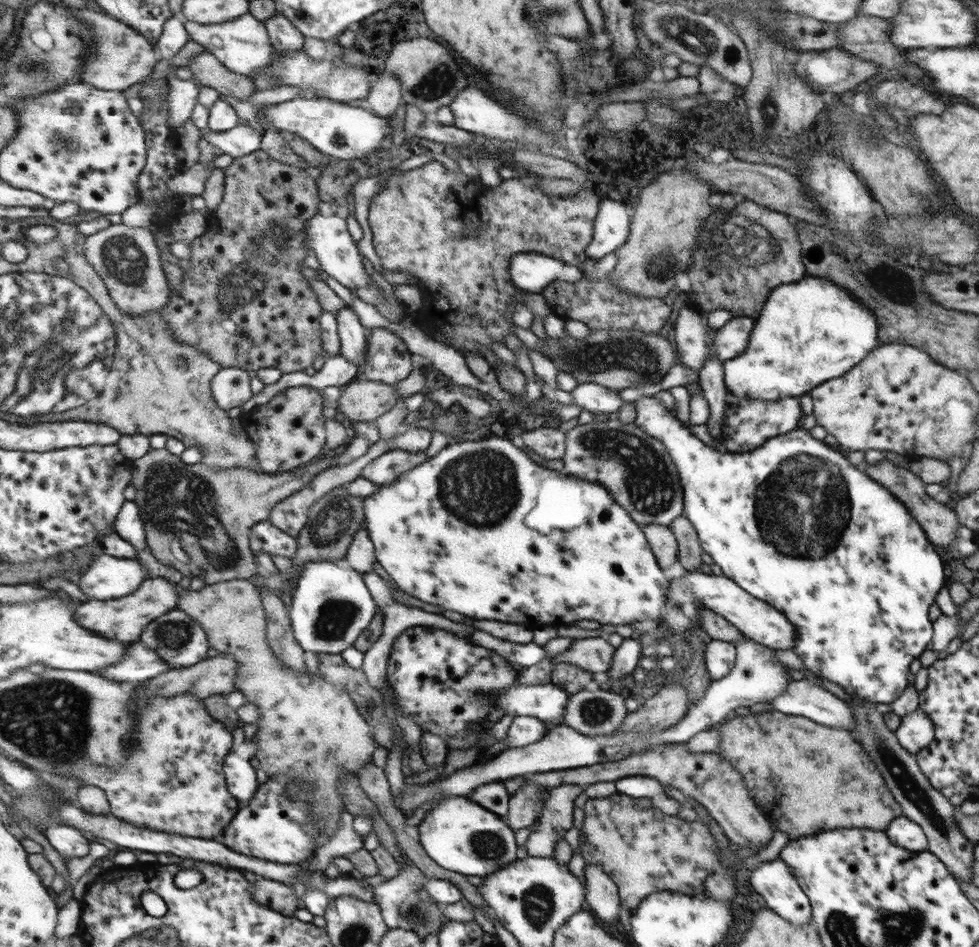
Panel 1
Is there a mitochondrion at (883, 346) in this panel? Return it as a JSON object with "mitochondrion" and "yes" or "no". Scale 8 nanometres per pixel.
{"mitochondrion":"no"}

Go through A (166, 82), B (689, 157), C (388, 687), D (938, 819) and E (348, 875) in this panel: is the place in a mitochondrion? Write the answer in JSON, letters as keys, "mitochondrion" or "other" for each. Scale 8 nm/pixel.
{"A":"other","B":"other","C":"other","D":"mitochondrion","E":"other"}

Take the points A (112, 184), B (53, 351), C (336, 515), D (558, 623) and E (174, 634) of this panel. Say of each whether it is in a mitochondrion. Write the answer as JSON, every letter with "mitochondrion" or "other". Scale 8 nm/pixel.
{"A":"other","B":"mitochondrion","C":"mitochondrion","D":"other","E":"mitochondrion"}

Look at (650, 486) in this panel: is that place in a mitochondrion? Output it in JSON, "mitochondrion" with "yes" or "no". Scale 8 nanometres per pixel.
{"mitochondrion":"yes"}

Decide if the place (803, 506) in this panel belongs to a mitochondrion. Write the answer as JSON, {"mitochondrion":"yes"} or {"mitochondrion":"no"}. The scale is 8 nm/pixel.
{"mitochondrion":"yes"}

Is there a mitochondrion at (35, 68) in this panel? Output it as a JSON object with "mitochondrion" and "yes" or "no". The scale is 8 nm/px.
{"mitochondrion":"yes"}

